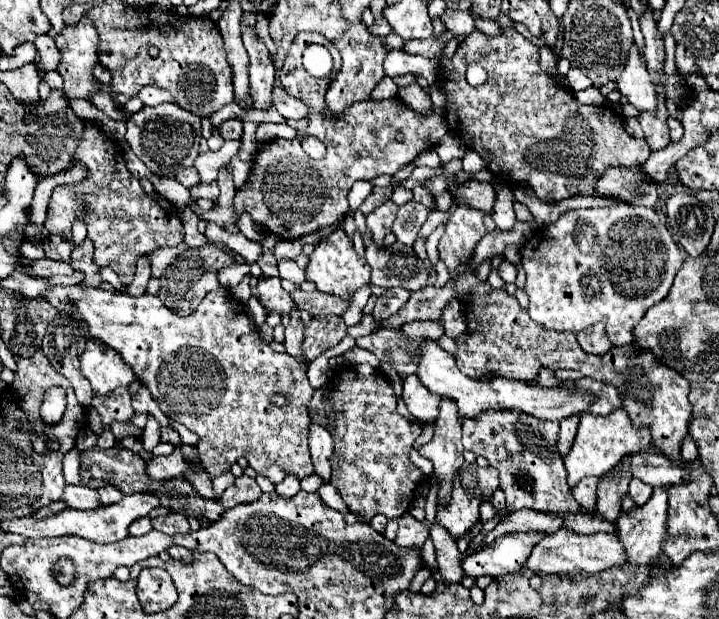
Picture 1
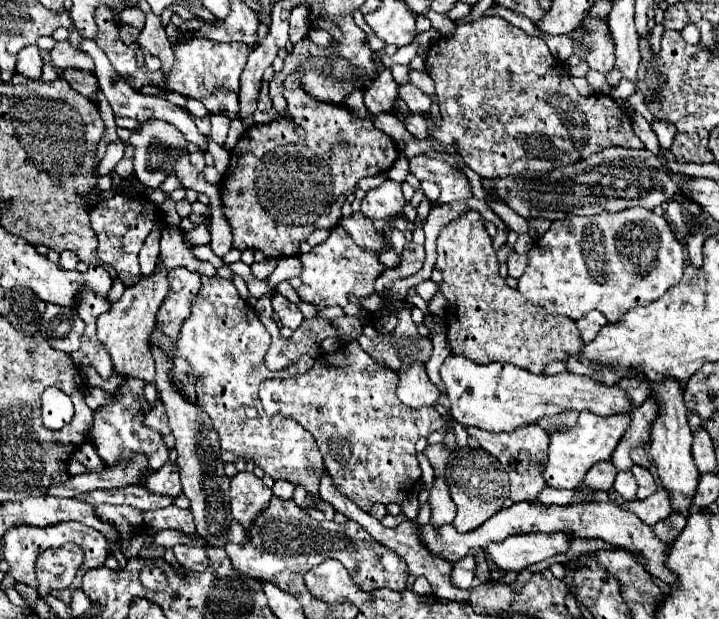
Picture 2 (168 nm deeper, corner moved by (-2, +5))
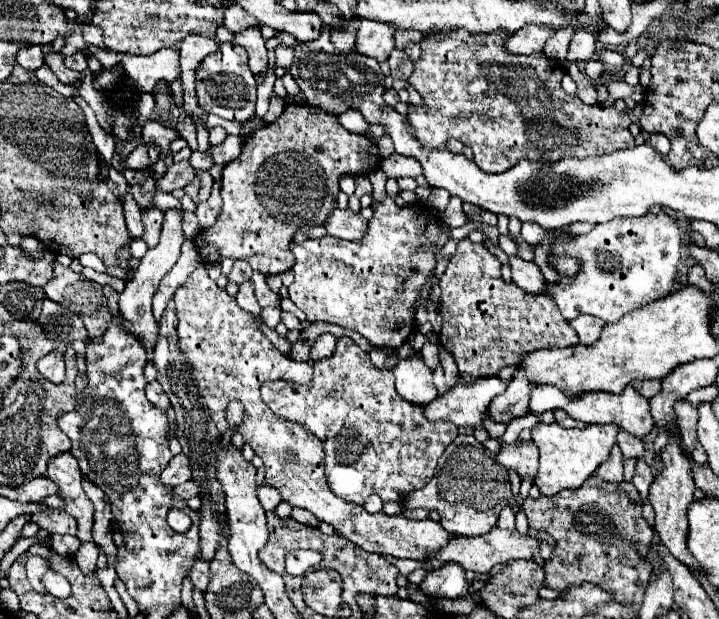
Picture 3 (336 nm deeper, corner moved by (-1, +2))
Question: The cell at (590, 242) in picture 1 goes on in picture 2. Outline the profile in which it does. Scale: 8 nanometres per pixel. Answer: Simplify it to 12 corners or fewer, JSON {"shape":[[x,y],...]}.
{"shape":[[645,208],[567,216],[517,290],[539,308],[619,322],[685,270]]}

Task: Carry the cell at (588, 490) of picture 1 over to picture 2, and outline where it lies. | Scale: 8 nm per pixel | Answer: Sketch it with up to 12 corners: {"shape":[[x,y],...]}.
{"shape":[[611,460],[595,464],[583,484],[611,490],[615,468]]}

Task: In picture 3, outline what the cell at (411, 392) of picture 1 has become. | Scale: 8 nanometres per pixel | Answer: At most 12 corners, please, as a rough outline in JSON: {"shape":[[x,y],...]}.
{"shape":[[420,355],[394,367],[396,391],[414,405],[438,397]]}

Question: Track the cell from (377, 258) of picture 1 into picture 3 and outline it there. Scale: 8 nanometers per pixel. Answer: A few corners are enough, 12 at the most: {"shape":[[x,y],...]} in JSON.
{"shape":[[334,209],[324,223],[328,235],[362,239],[366,219],[350,209]]}

